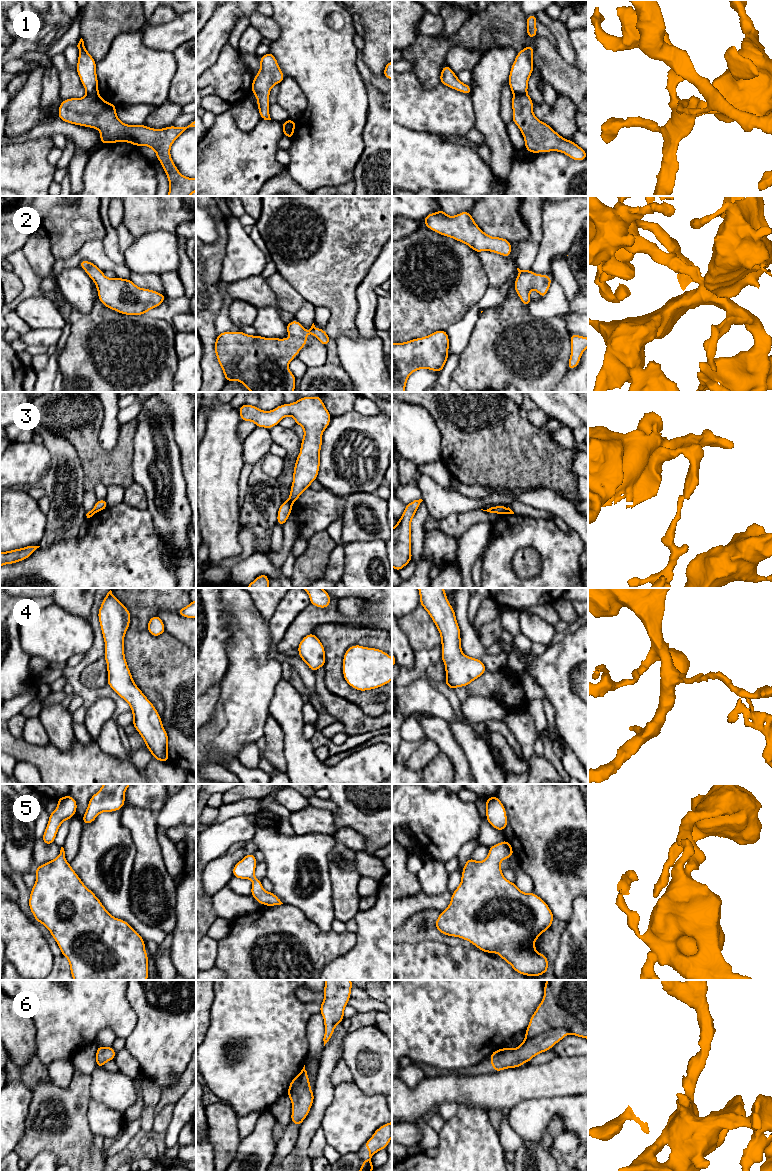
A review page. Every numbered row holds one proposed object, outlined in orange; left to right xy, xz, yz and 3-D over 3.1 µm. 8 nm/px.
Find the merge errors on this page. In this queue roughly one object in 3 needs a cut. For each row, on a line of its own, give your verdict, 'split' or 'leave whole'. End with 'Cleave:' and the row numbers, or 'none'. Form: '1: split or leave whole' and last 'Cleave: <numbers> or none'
1: split
2: leave whole
3: split
4: leave whole
5: leave whole
6: leave whole
Cleave: 1, 3

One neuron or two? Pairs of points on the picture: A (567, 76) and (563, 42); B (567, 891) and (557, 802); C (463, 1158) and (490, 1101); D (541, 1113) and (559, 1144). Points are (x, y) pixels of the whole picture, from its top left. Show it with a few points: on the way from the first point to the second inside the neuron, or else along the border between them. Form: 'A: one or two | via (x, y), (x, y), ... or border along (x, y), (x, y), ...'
A: two | border along (555, 45), (559, 55), (565, 61), (573, 64)
B: one | via (547, 869), (542, 849), (551, 824)
C: two | border along (463, 1104), (482, 1107), (489, 1111)
D: two | border along (563, 1130), (574, 1132), (577, 1137)

